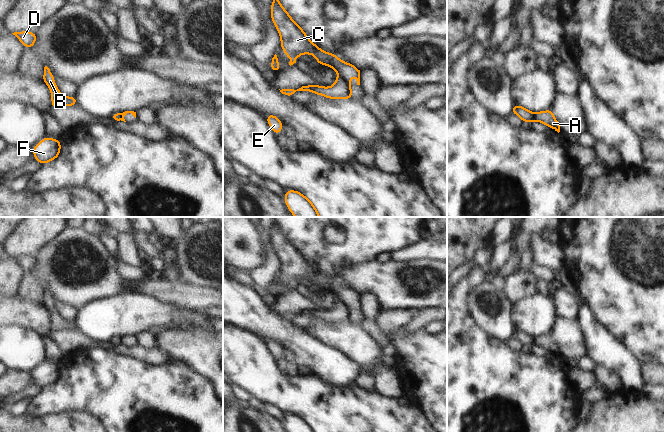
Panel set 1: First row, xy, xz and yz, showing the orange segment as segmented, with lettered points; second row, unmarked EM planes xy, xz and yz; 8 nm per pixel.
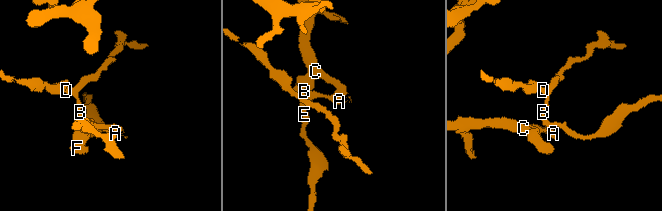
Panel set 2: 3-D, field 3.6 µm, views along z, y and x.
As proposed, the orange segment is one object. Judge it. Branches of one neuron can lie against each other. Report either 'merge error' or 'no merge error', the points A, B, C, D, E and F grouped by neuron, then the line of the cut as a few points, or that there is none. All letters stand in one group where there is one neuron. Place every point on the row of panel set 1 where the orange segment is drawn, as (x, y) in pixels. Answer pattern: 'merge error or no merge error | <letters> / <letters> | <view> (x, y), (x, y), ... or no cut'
merge error | A B D E / C F | xz (338, 75), (347, 85), (347, 96), (349, 98)

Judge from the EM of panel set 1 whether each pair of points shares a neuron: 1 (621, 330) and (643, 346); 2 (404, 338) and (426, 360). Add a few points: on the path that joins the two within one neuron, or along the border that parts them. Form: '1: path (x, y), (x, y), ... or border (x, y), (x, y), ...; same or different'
1: path (626, 330), (638, 341); same
2: path (409, 343), (421, 355); same

